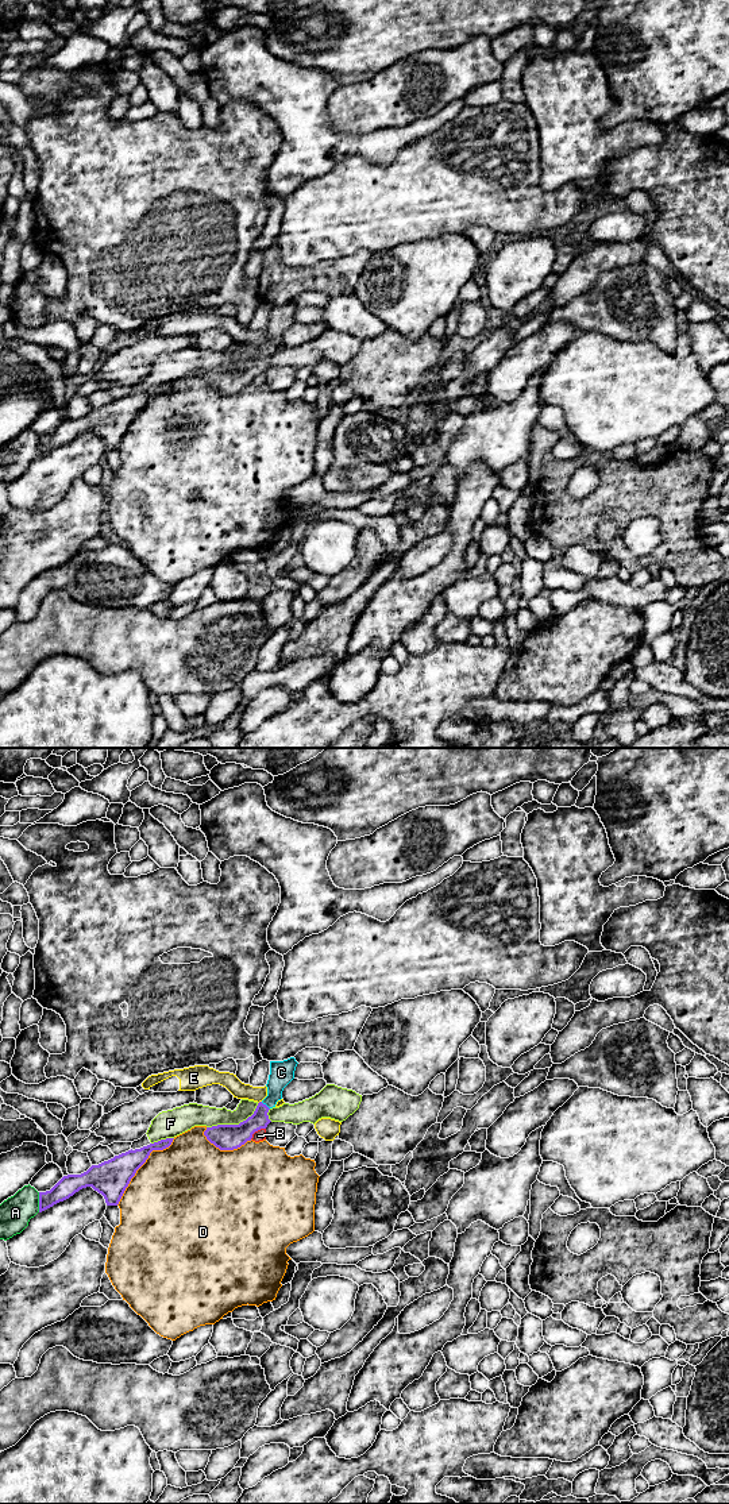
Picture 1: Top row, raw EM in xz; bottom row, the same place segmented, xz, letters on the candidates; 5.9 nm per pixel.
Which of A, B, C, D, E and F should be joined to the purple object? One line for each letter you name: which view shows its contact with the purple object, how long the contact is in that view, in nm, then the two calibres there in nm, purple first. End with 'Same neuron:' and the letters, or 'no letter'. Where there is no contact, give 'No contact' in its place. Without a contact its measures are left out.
C: Touches purple in xz. Shared border 70 nm. Thickness 130 nm (purple) against 140 nm
Same neuron: C

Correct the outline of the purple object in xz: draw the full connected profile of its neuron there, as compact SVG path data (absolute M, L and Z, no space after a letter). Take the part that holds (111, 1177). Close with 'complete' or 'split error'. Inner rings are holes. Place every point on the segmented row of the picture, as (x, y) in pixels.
M166 1138L140 1149L131 1149L99 1165L92 1165L81 1175L63 1176L50 1191L39 1192L39 1212L69 1199L86 1187L101 1193L107 1206L117 1206L131 1179L146 1162L150 1153L169 1148L173 1139Z | complete

